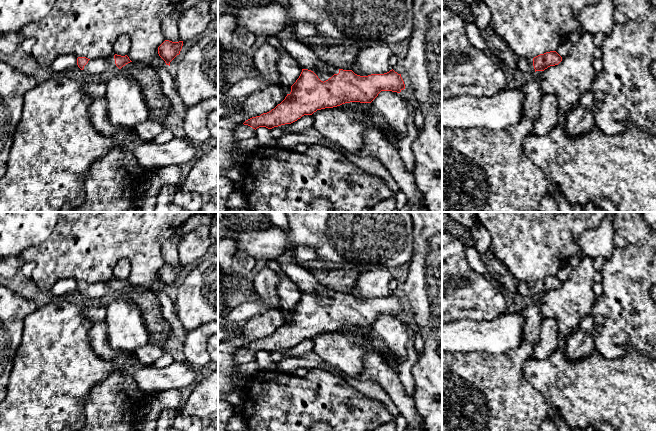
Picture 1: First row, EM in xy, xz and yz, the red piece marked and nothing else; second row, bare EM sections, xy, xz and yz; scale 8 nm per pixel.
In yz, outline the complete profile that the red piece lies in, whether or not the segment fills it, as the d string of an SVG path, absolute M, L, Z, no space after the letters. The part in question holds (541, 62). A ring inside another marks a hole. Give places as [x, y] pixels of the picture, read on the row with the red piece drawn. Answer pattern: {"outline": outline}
{"outline": "M556 51L546 52L534 58L519 58L516 73L521 76L532 76L536 71L544 71L550 66L558 65L562 57Z"}

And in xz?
{"outline": "M288 23L280 32L277 39L282 47L301 66L302 72L296 82L291 86L291 92L274 109L260 116L252 117L243 124L257 129L266 127L272 129L285 124L291 124L304 115L312 115L317 110L333 108L350 102L371 103L381 91L400 93L405 89L401 74L393 69L384 74L371 74L360 76L352 70L338 69L322 61L311 48L301 43L294 34L295 24Z"}

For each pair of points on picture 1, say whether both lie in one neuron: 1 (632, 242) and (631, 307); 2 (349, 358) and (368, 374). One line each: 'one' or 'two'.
1: one
2: two

